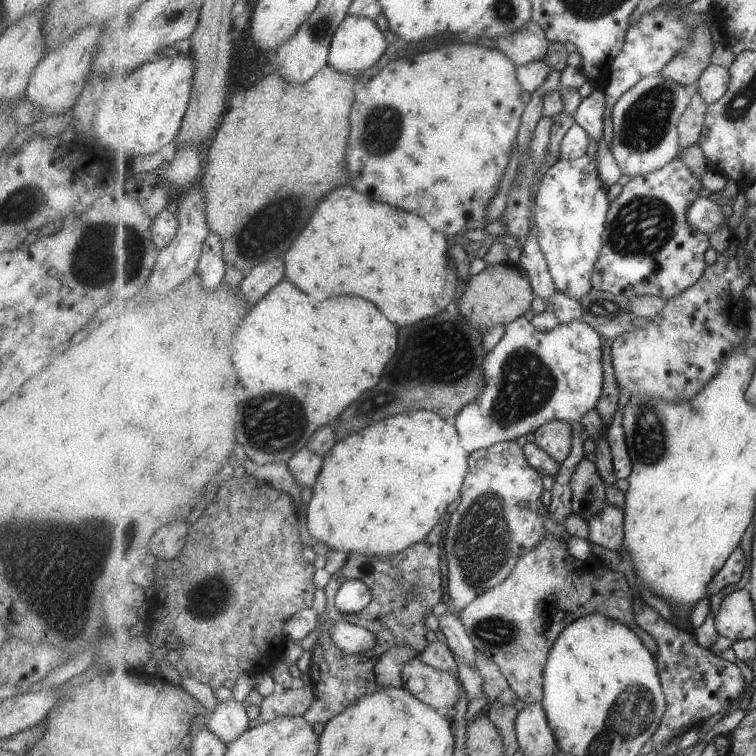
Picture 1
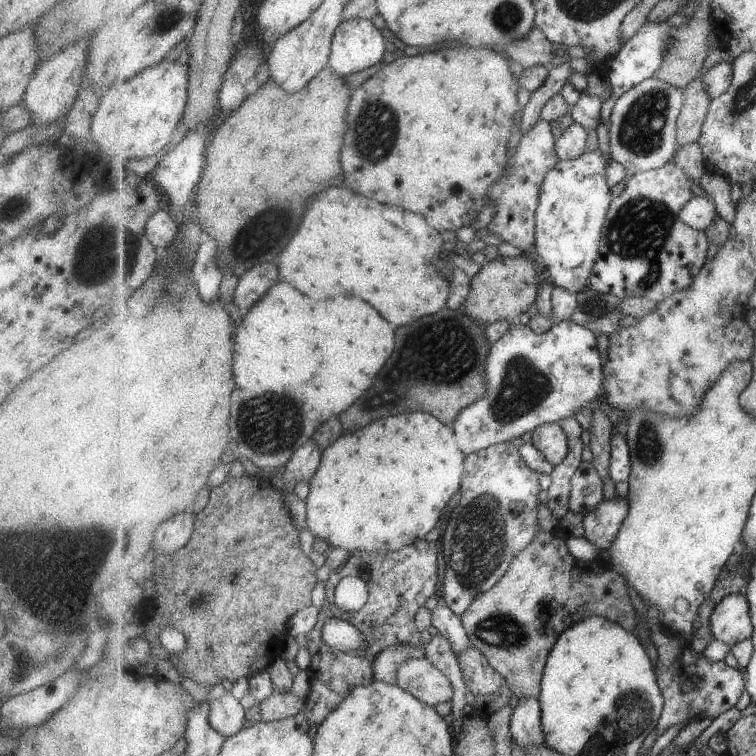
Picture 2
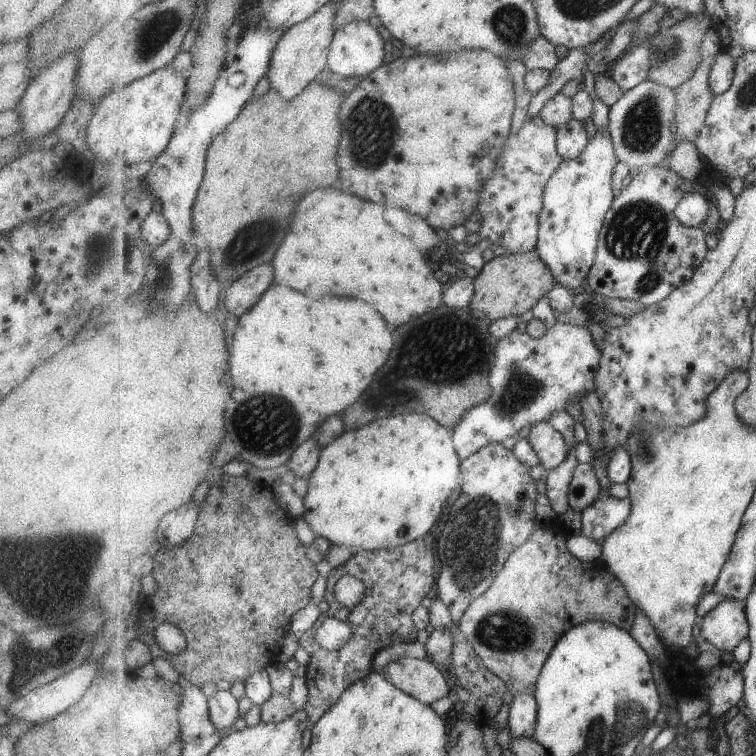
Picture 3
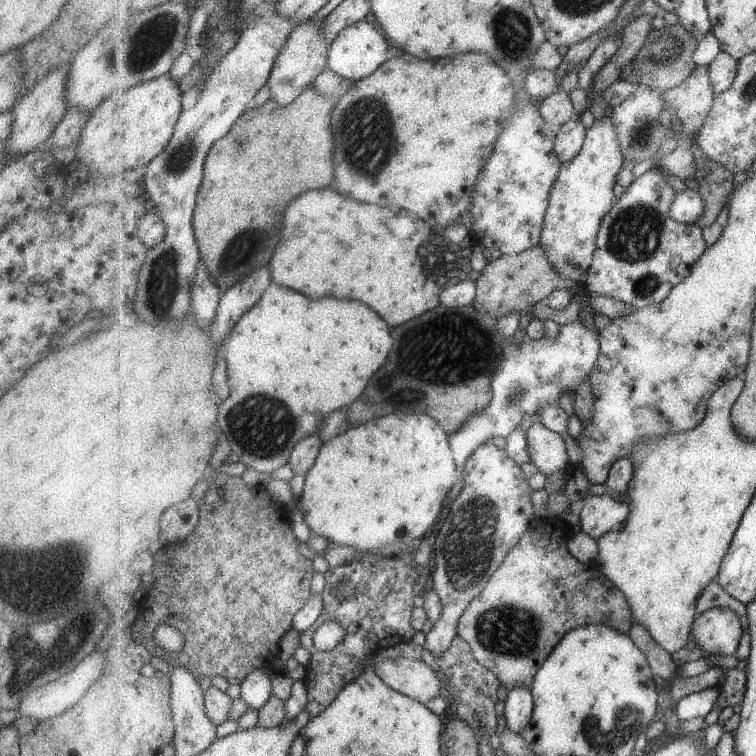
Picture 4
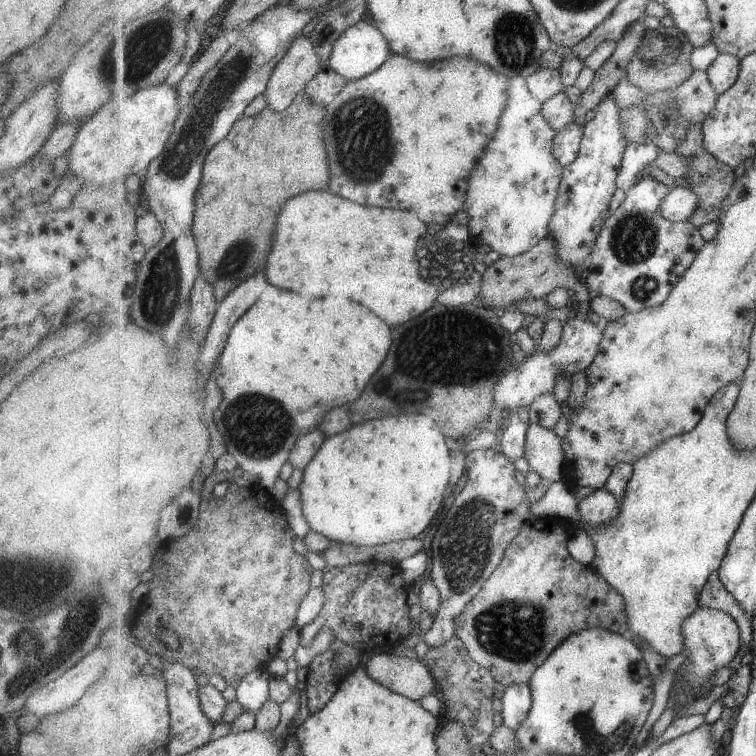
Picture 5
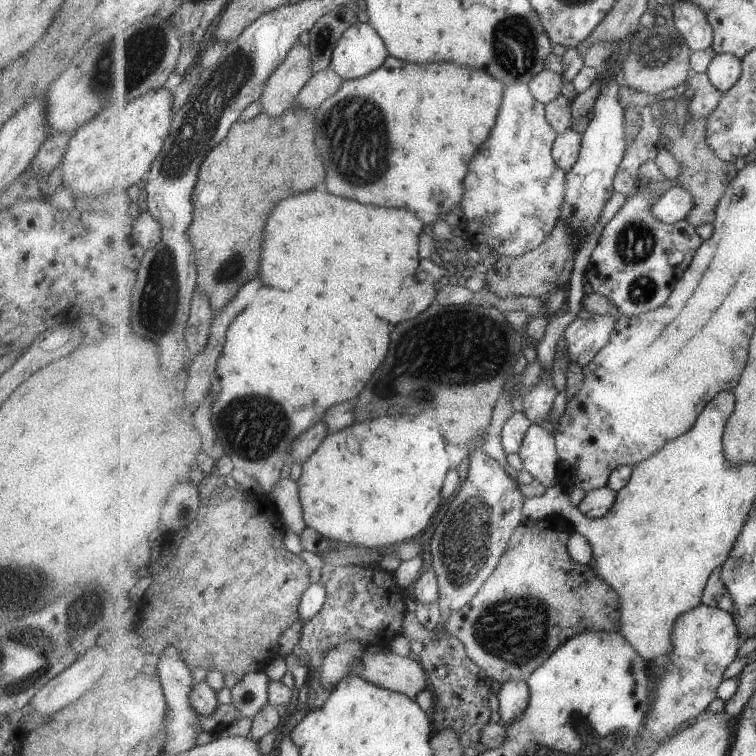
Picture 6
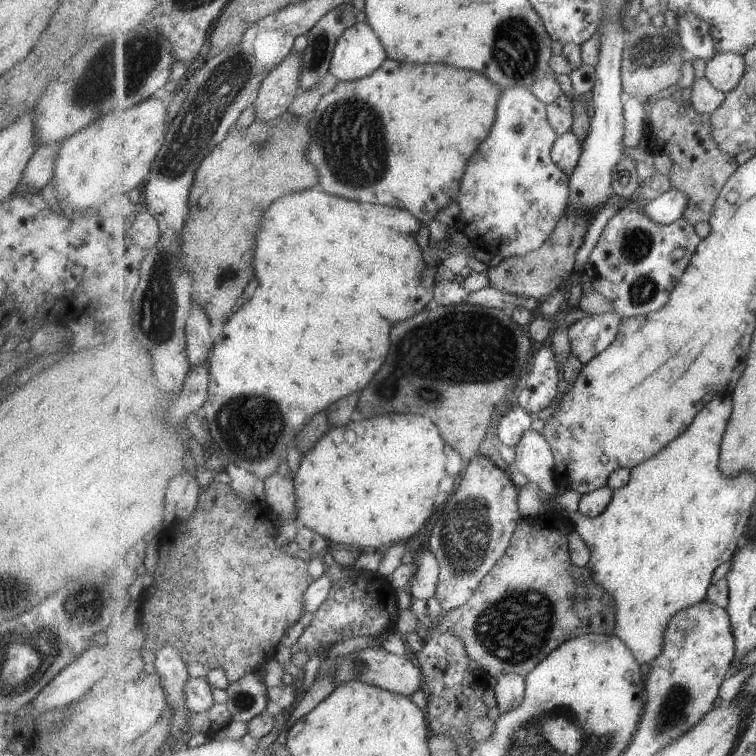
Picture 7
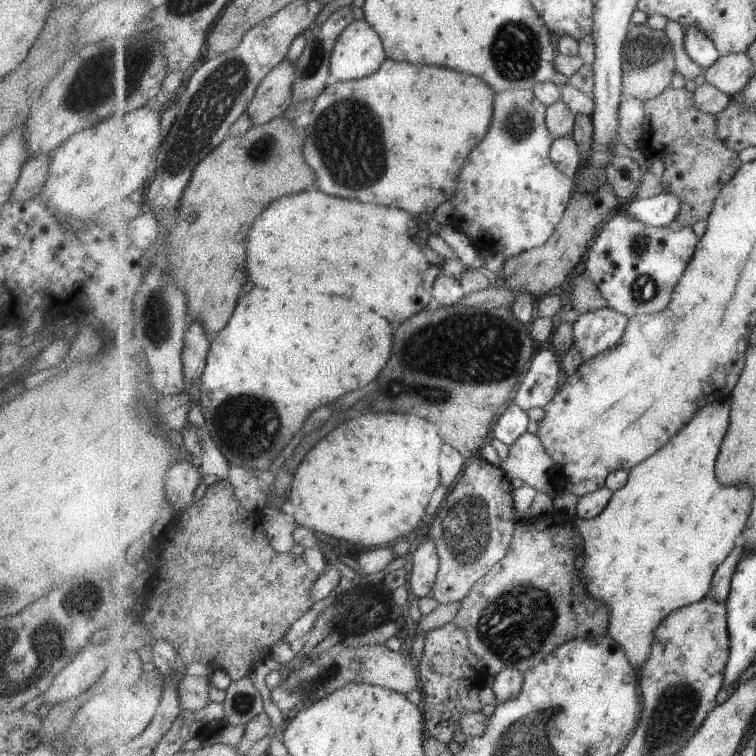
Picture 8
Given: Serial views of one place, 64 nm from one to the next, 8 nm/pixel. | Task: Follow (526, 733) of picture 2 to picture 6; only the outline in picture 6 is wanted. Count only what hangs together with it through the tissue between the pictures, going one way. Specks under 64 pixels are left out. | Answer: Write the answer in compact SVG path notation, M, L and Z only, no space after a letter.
M510 680L501 684L499 692L499 714L505 726L513 724L529 706L530 686L527 681Z

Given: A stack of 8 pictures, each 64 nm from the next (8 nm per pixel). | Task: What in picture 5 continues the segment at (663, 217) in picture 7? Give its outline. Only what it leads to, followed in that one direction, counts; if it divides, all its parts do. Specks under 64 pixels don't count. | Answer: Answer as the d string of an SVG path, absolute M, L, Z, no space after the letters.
M675 187L672 193L659 200L662 215L675 223L684 223L698 211L700 196L691 187Z

